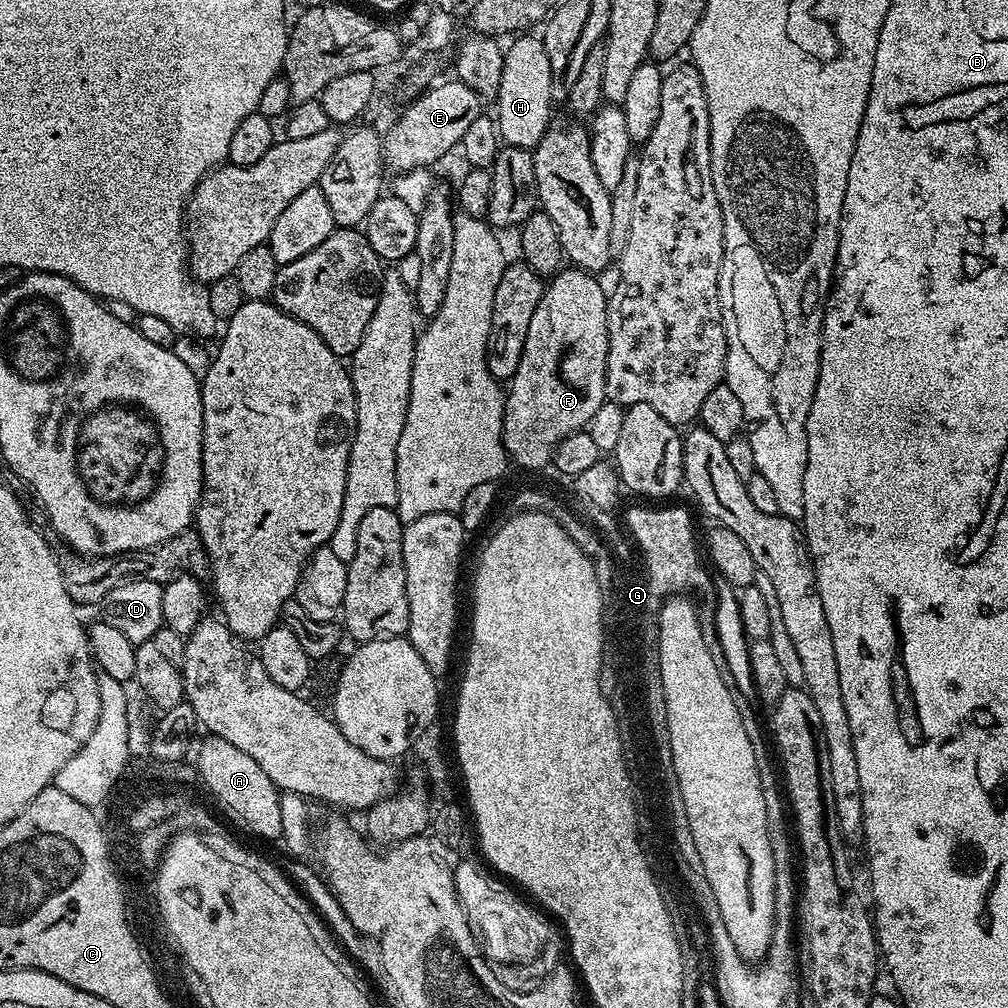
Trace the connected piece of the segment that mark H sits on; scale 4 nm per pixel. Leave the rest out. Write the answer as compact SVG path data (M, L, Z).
M520 34L515 37L516 40L512 45L507 45L506 51L504 53L504 65L502 66L502 86L498 90L496 99L494 101L494 107L496 107L496 112L494 111L494 119L496 121L496 127L500 134L500 139L505 145L510 147L520 147L529 150L535 149L536 143L541 140L541 138L546 134L549 124L553 123L554 116L552 116L552 103L554 103L554 97L552 95L552 75L550 74L550 58L546 58L546 46L544 45L543 39L539 35L536 36L524 36L528 34Z

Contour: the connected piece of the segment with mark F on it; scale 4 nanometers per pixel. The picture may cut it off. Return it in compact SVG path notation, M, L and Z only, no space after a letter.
M565 267L547 281L542 302L530 318L522 362L512 375L504 397L504 451L520 468L549 467L558 445L570 434L587 429L594 410L606 402L606 354L608 353L608 296L593 273Z

